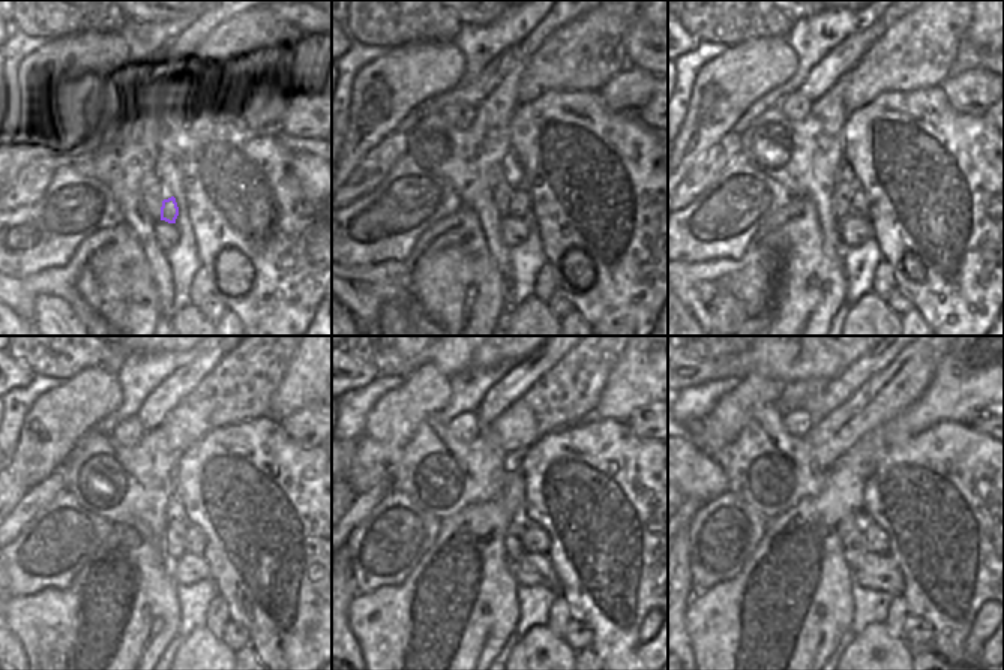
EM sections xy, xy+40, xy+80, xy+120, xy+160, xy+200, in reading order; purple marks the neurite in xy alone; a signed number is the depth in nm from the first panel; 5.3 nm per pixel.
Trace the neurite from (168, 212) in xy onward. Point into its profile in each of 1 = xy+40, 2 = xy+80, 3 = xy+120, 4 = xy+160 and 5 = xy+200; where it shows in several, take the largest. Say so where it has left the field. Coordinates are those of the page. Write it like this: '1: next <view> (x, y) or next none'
1: next xy+40 (520, 206)
2: next xy+80 (859, 207)
3: next xy+120 (194, 538)
4: next xy+160 (536, 540)
5: next xy+200 (875, 540)

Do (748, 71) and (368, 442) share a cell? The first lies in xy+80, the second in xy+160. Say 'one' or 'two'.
one

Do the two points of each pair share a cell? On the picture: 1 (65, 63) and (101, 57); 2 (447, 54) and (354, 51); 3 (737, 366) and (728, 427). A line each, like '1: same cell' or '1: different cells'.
1: same cell
2: different cells
3: different cells

